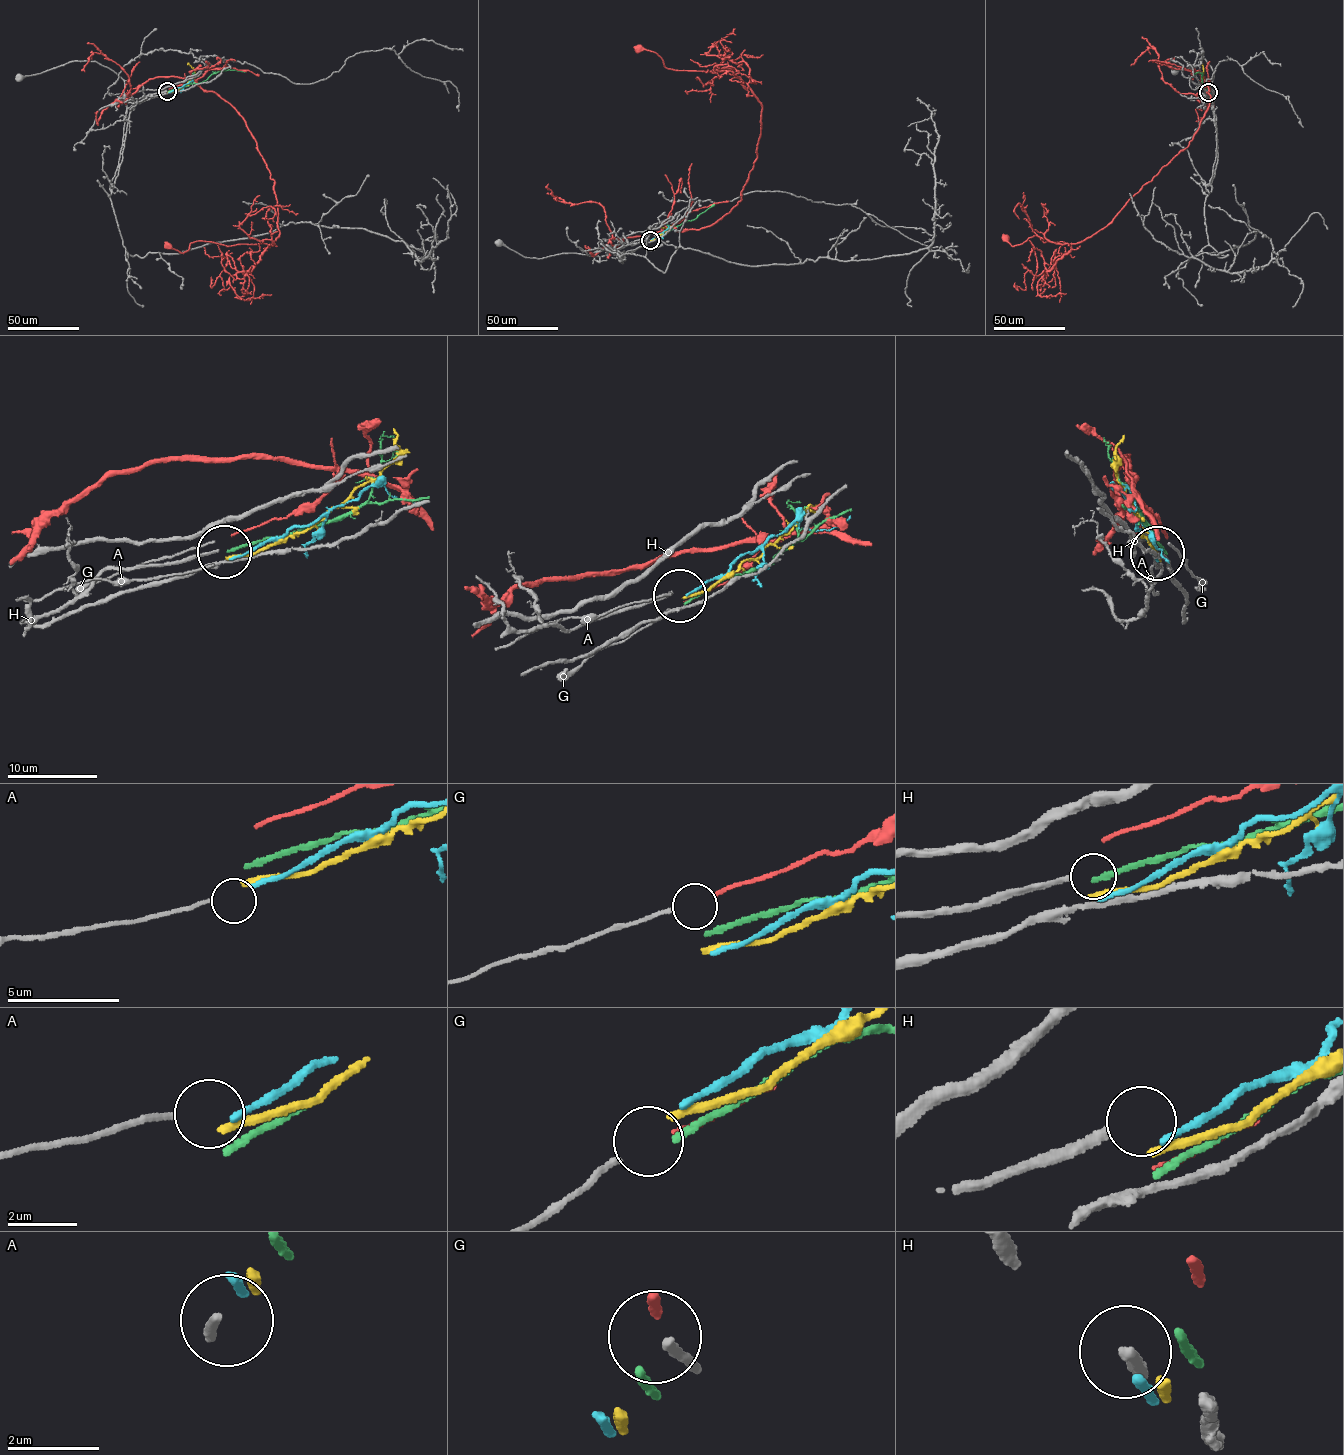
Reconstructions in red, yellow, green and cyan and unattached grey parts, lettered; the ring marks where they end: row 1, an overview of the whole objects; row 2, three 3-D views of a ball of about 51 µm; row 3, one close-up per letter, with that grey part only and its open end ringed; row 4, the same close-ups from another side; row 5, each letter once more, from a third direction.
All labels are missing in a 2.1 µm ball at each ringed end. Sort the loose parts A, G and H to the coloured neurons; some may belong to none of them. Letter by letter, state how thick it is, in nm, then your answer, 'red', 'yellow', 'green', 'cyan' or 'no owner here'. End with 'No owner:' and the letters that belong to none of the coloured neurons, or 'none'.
A: calibre 180 nm; no owner here
G: calibre 170 nm; red
H: calibre 260 nm; no owner here
No owner: A, H

